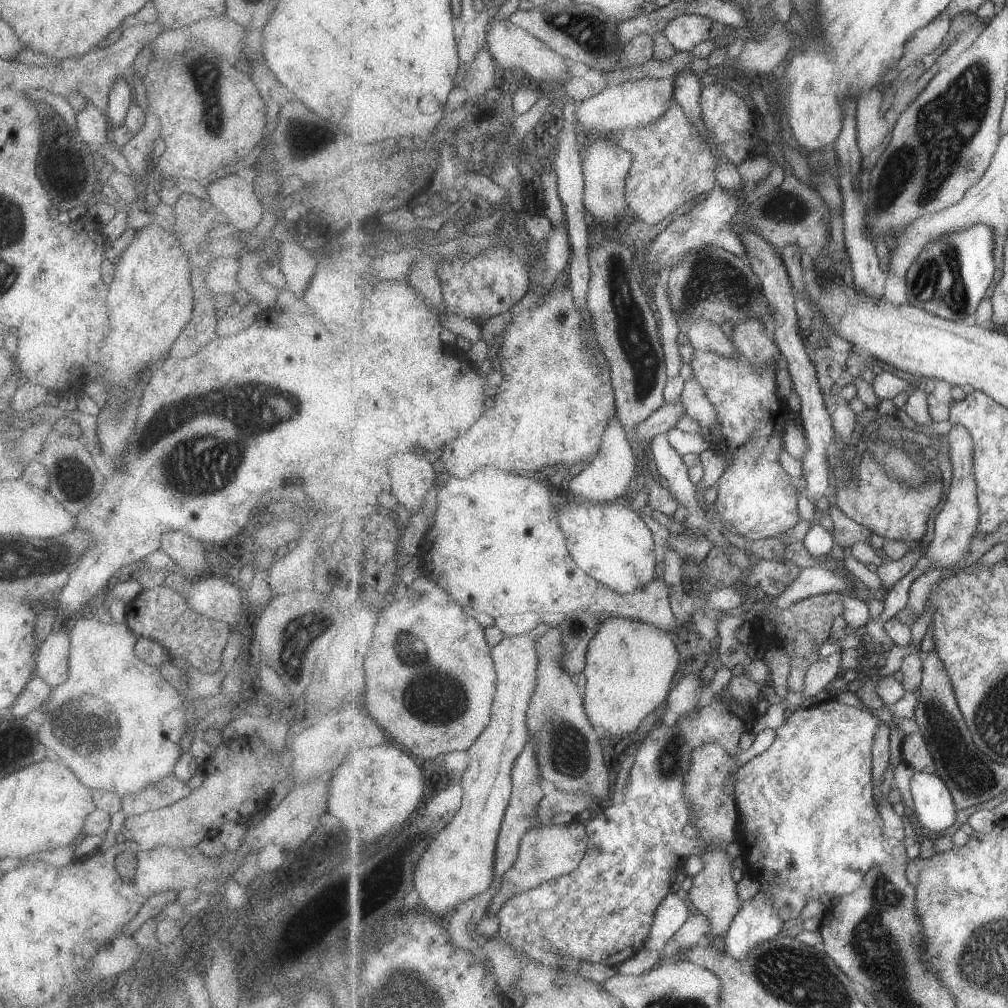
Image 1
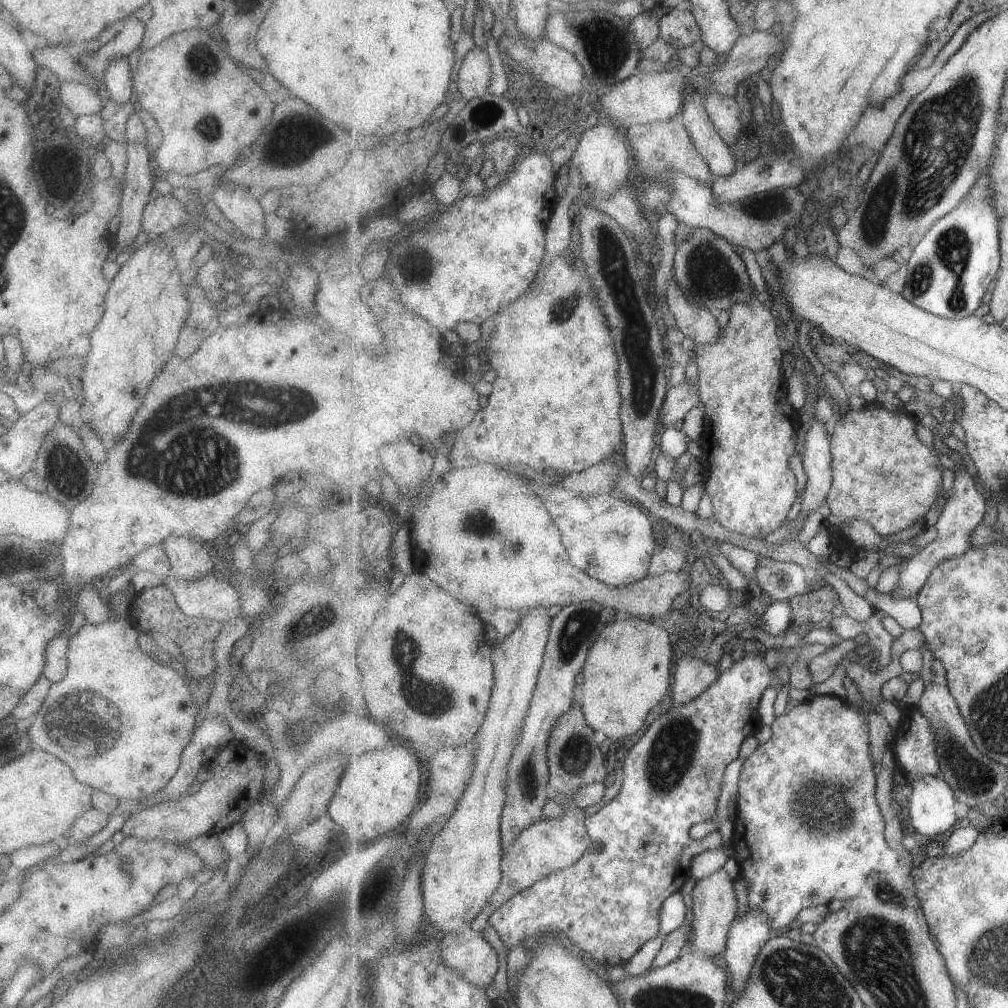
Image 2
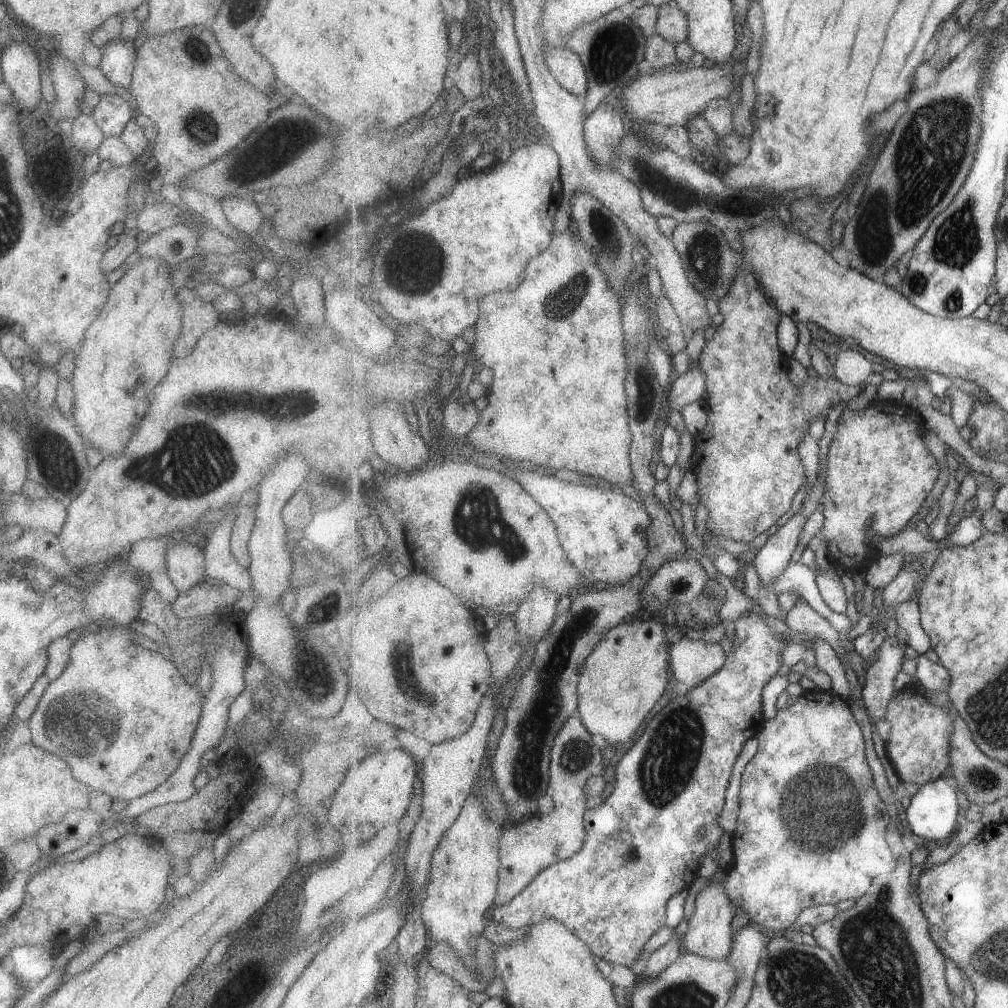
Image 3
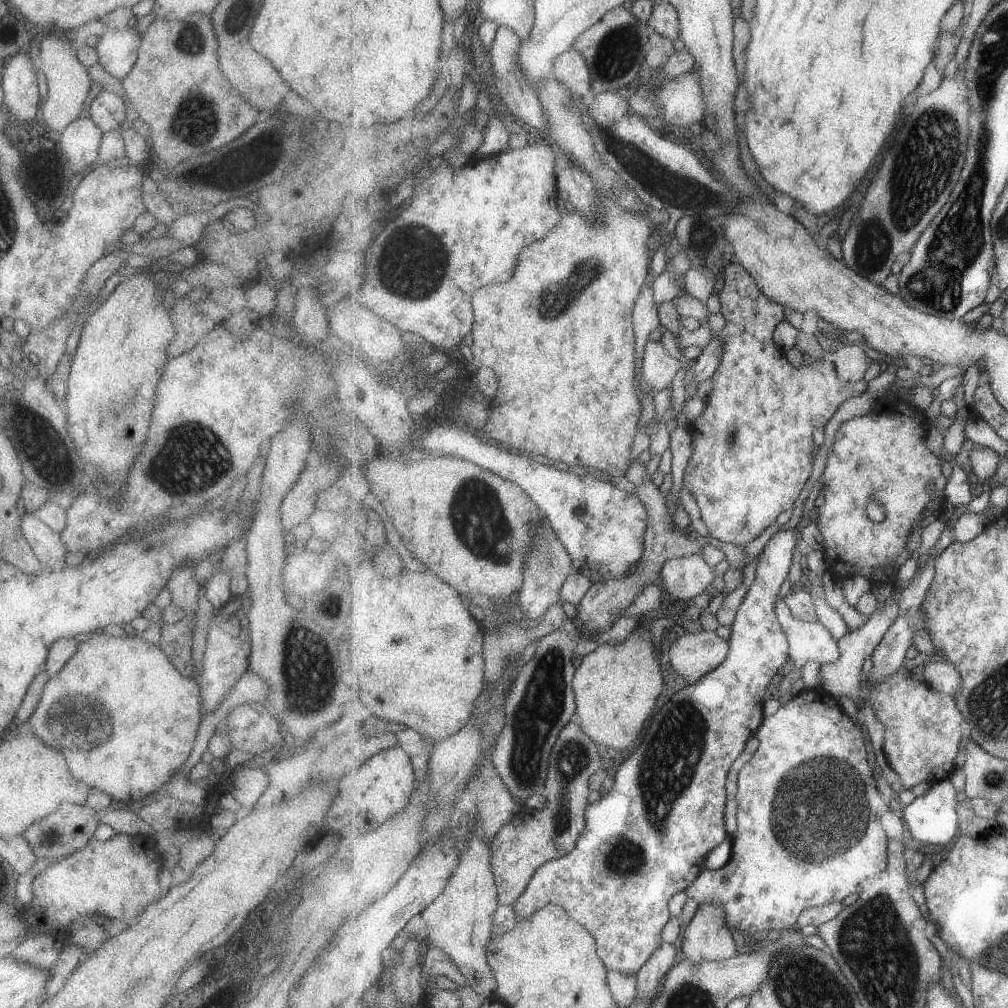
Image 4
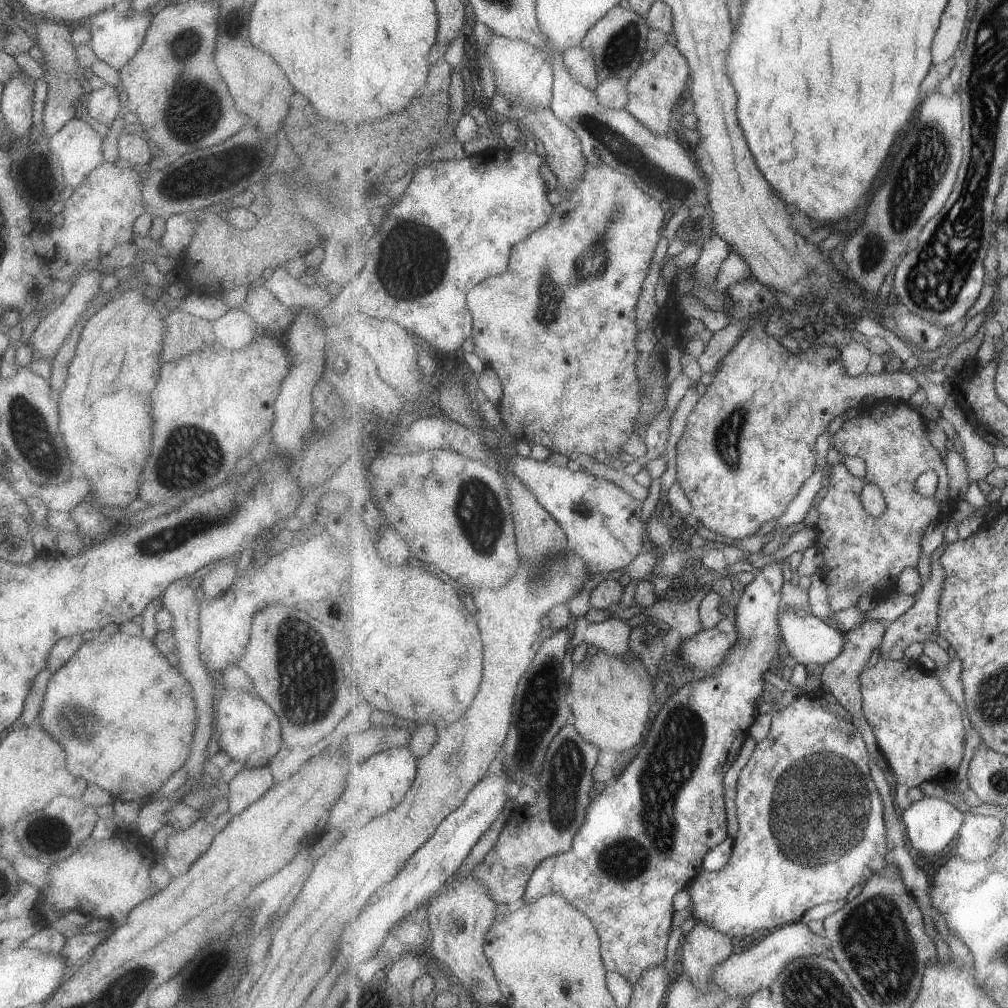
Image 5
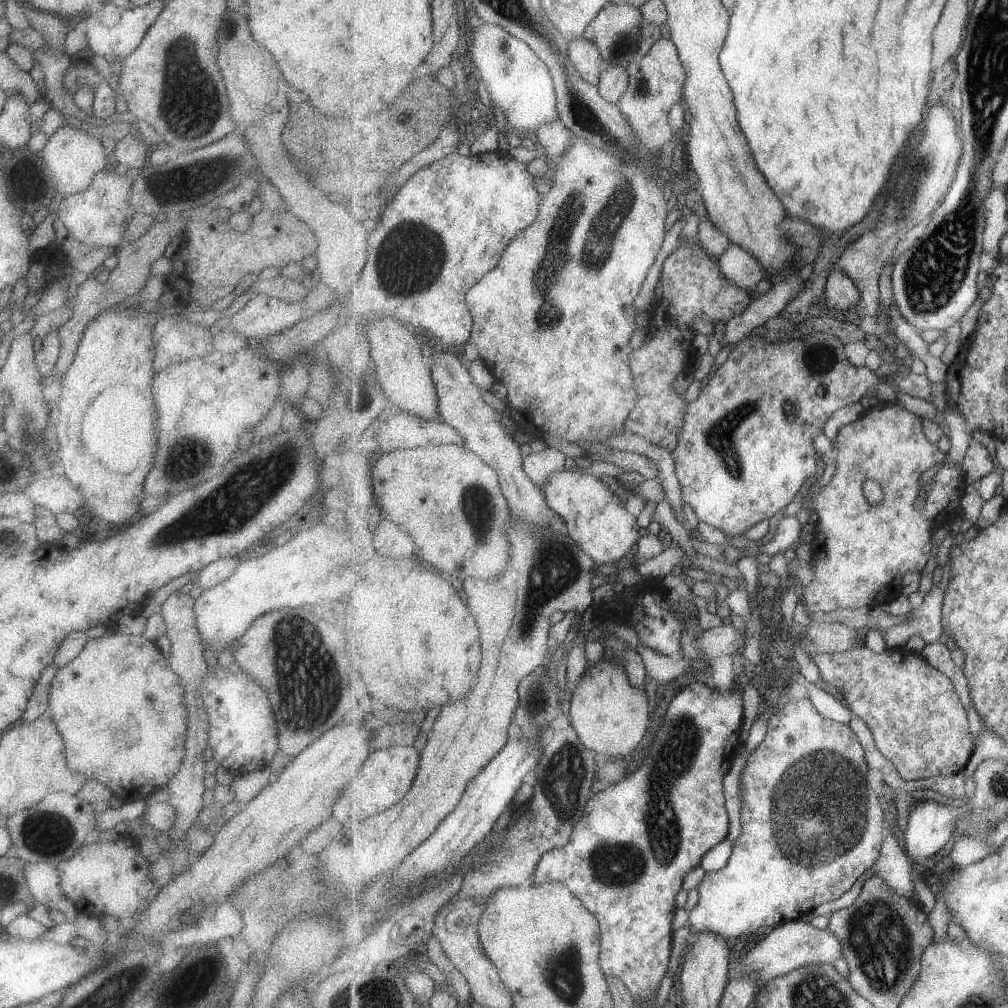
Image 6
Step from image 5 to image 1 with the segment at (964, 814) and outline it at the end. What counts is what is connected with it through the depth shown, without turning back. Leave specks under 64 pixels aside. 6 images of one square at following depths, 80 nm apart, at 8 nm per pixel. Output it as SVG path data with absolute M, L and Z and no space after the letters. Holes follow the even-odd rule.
M917 771L910 786L917 825L938 834L955 824L956 804L950 788L938 772Z

